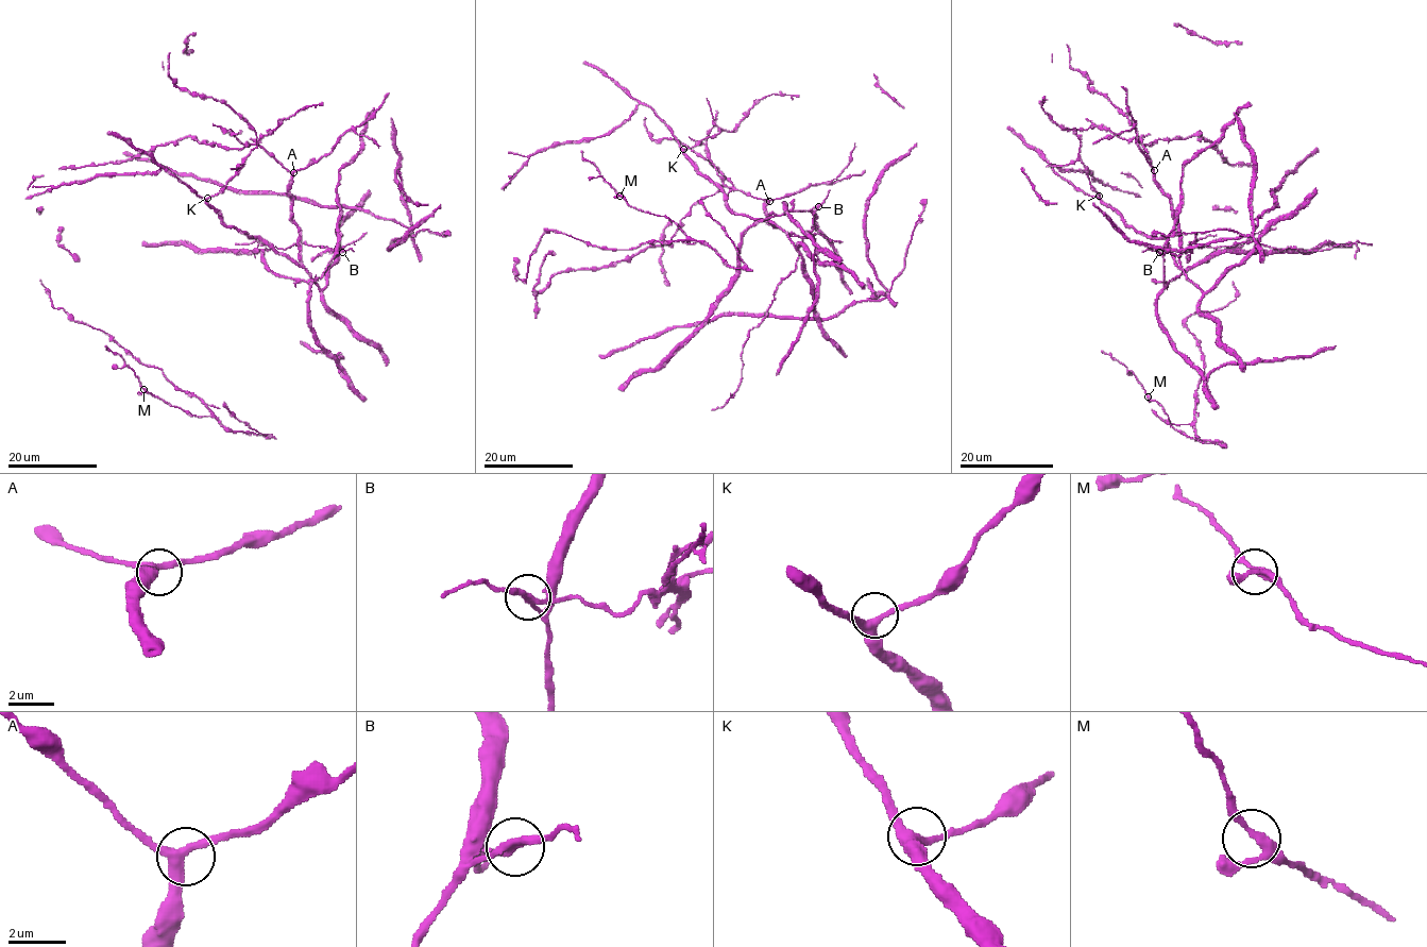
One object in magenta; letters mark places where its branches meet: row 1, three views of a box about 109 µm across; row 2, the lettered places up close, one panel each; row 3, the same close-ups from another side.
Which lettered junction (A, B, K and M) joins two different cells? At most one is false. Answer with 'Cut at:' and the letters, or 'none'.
Cut at: B

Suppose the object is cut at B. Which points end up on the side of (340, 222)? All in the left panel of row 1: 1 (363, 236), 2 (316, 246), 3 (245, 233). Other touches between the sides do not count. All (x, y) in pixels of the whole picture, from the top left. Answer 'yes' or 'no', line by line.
1: no
2: no
3: yes

